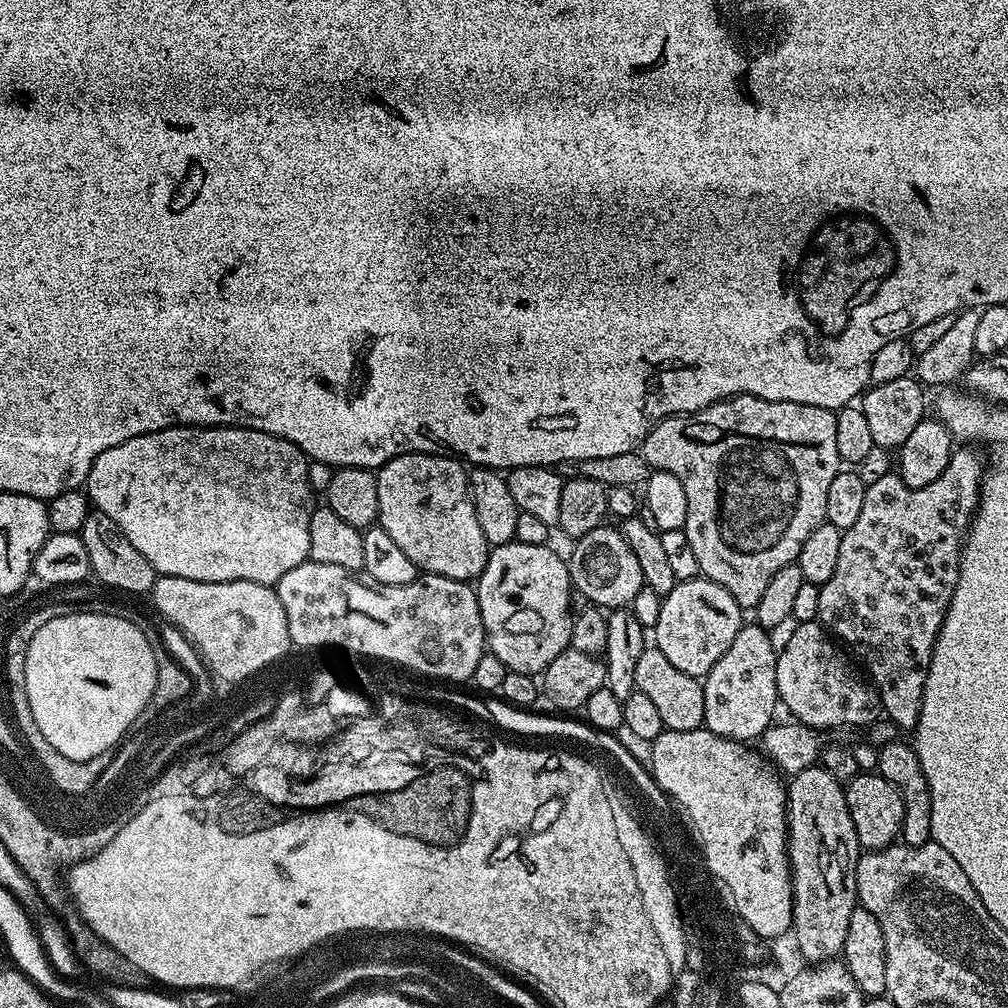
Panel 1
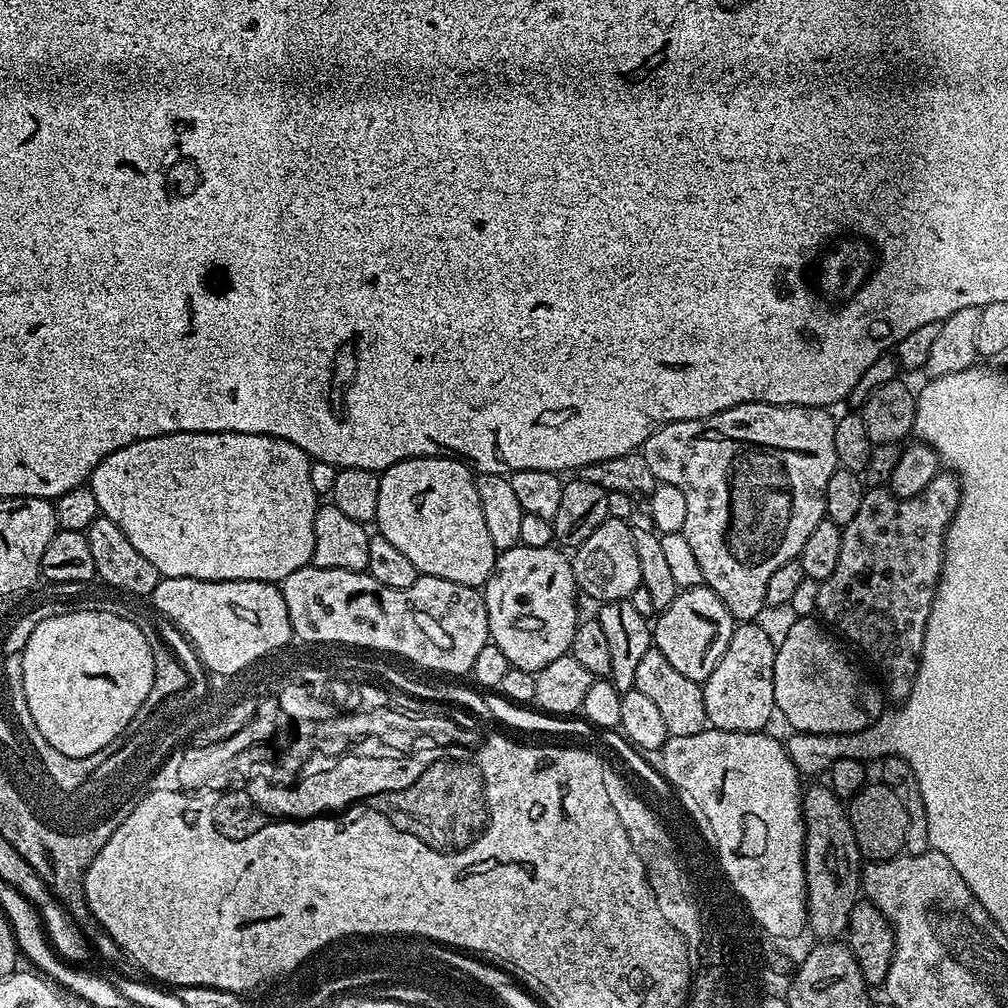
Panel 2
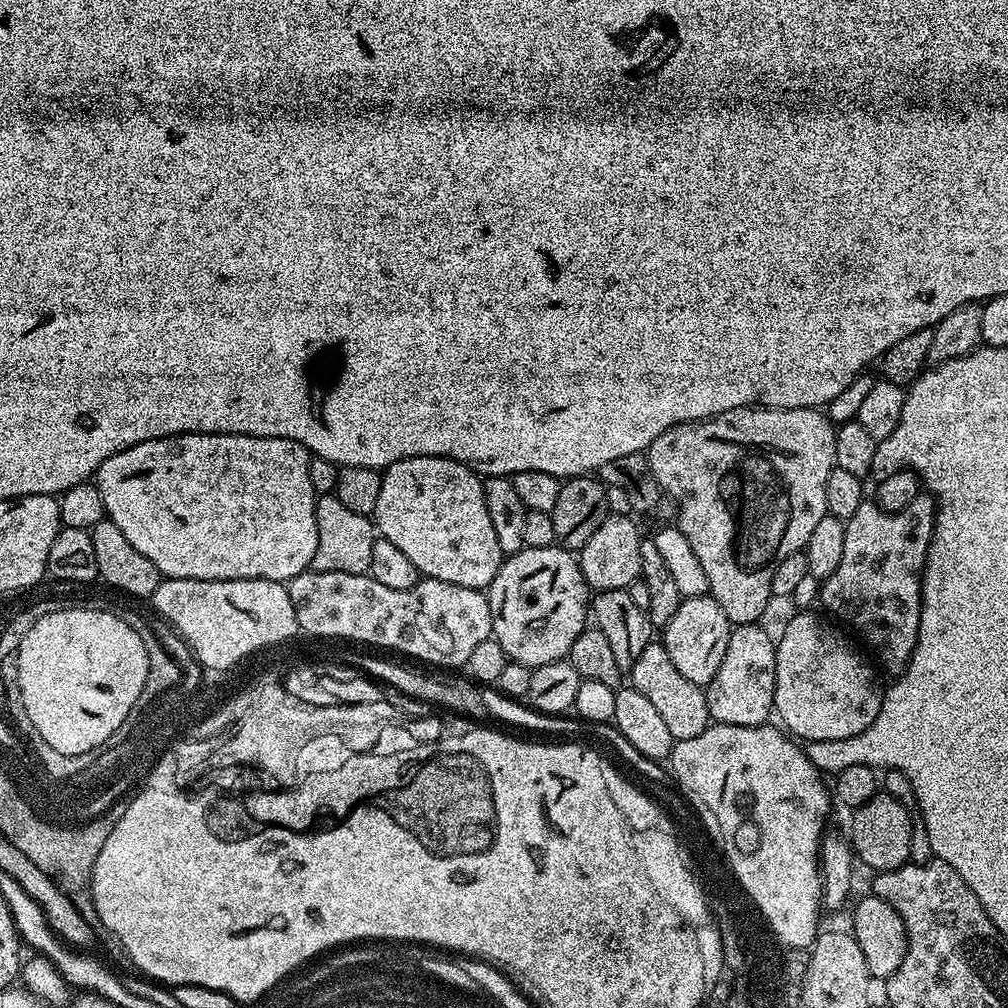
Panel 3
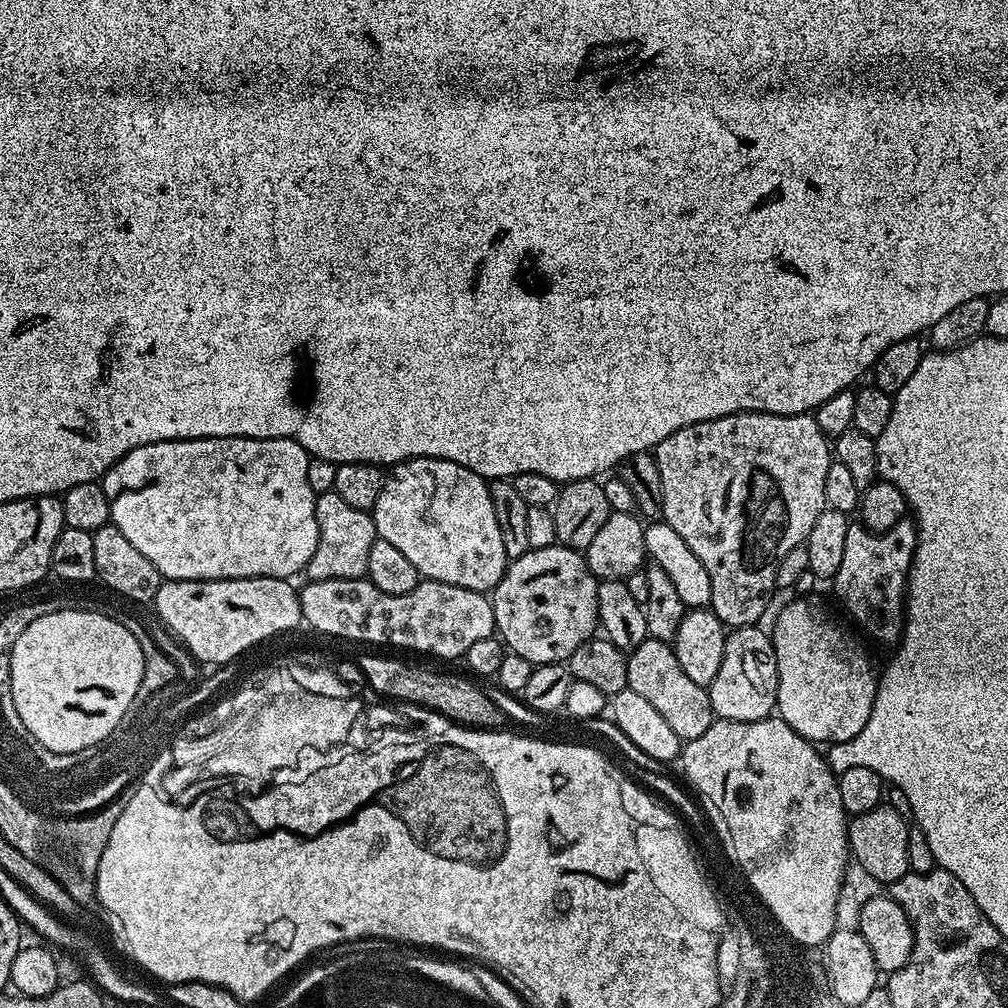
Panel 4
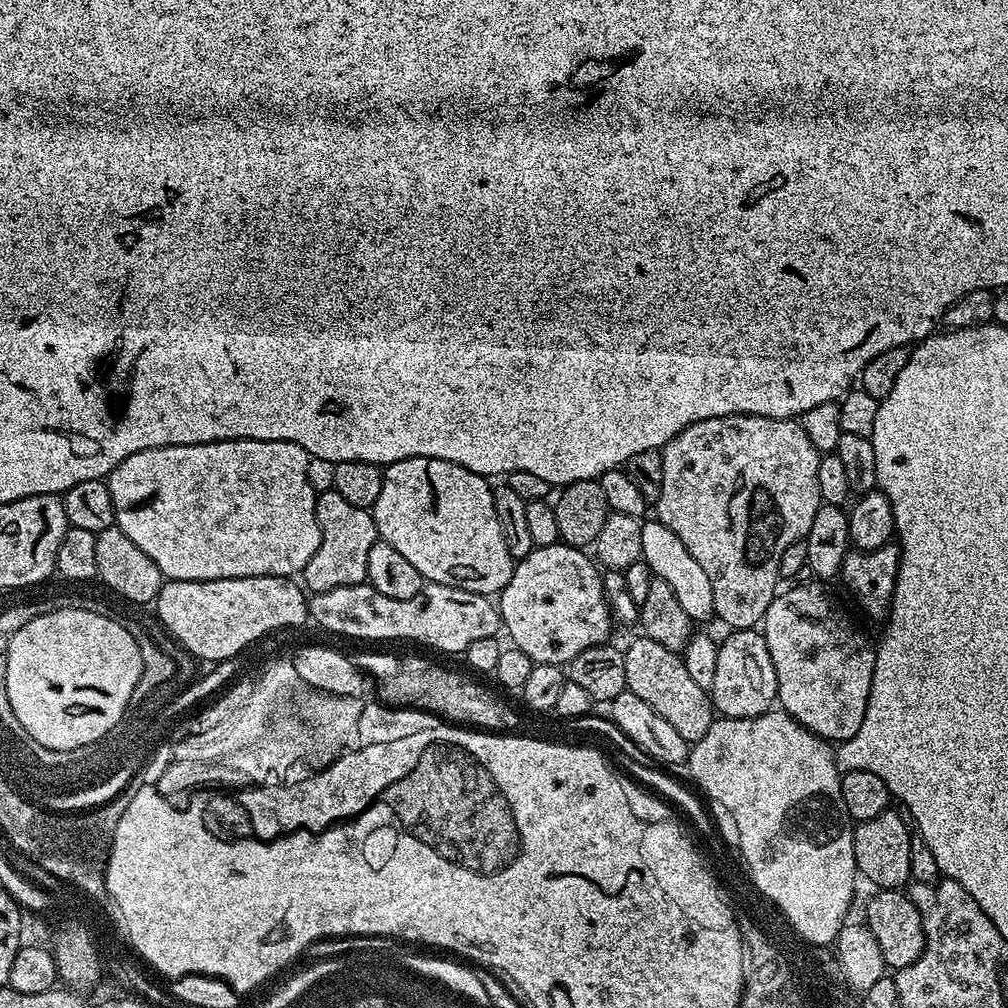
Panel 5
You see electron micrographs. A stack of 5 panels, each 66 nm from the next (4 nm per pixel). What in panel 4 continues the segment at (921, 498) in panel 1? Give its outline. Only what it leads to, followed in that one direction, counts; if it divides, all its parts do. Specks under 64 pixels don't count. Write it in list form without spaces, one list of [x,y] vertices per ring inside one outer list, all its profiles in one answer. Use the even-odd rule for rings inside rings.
[[[911,519],[900,520],[885,532],[869,532],[859,522],[849,523],[842,566],[834,577],[836,596],[844,608],[880,644],[899,645],[904,634],[904,610],[908,571],[916,549],[916,525]]]

